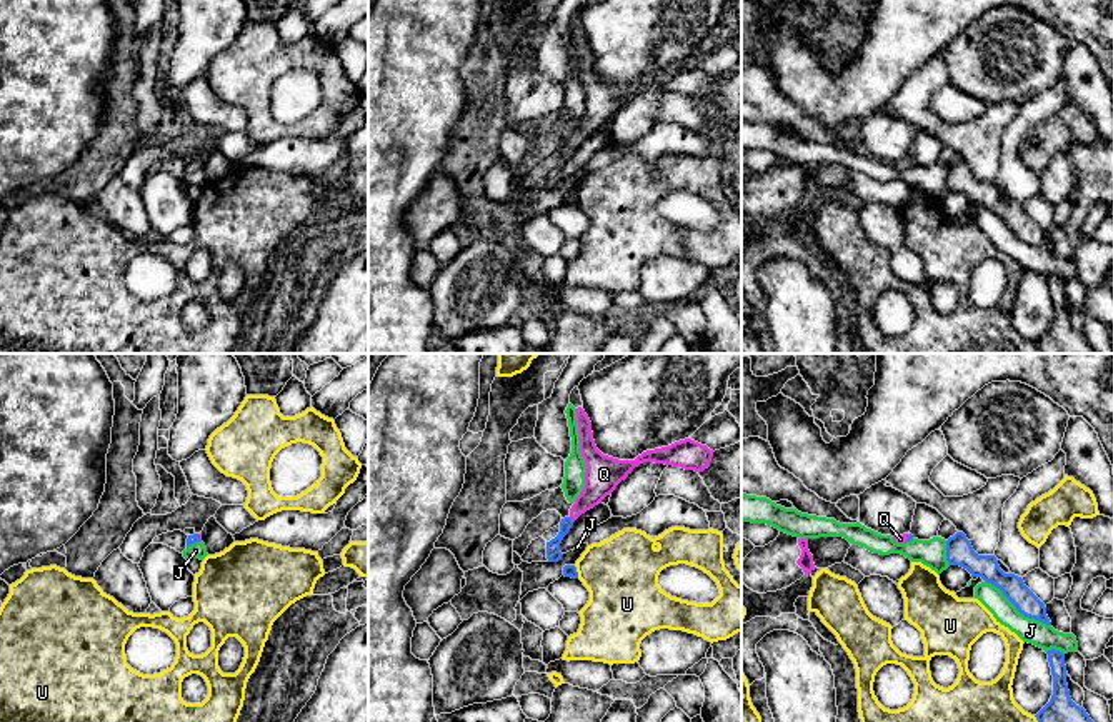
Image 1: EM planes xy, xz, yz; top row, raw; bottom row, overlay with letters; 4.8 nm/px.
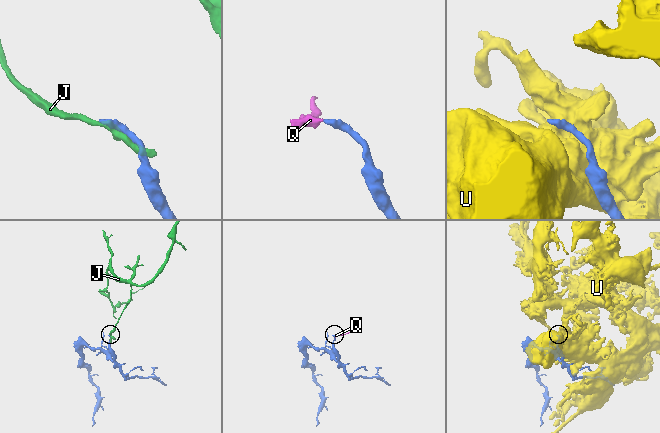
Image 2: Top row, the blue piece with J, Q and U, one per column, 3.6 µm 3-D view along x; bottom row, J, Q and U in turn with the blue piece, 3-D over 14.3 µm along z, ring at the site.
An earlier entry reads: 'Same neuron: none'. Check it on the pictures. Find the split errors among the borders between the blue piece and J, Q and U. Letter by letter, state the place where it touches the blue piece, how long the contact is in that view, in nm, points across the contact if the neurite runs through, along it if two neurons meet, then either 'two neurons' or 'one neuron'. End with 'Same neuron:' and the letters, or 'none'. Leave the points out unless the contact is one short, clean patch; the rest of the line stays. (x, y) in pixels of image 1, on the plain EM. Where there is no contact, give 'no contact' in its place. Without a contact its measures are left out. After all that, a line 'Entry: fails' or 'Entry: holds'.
J: contact yz (1017, 235); length 380 nm; two neurons
Q: contact xz (570, 145); length 40 nm; way xz (554, 180), (554, 170), (570, 145), (595, 117), (600, 105); one neuron
U: contact xz (577, 199); length 70 nm; two neurons
Same neuron: Q
Entry: fails

